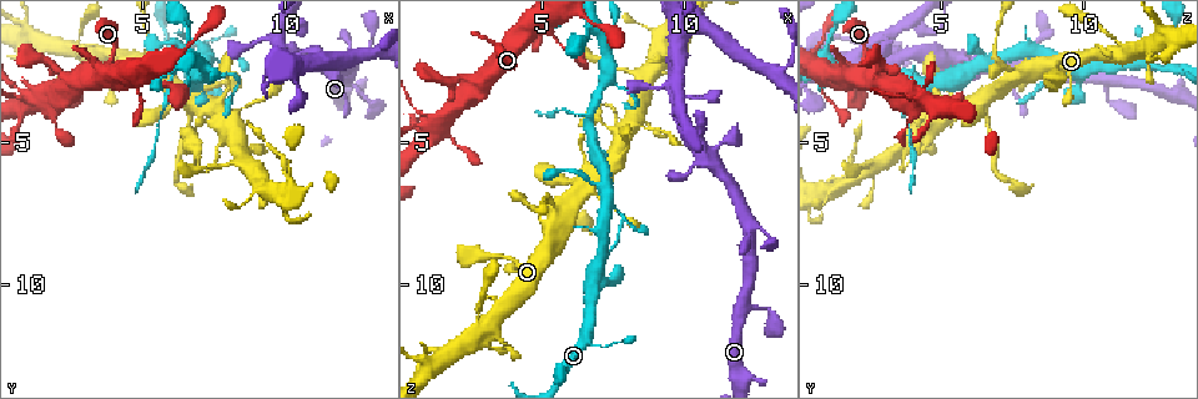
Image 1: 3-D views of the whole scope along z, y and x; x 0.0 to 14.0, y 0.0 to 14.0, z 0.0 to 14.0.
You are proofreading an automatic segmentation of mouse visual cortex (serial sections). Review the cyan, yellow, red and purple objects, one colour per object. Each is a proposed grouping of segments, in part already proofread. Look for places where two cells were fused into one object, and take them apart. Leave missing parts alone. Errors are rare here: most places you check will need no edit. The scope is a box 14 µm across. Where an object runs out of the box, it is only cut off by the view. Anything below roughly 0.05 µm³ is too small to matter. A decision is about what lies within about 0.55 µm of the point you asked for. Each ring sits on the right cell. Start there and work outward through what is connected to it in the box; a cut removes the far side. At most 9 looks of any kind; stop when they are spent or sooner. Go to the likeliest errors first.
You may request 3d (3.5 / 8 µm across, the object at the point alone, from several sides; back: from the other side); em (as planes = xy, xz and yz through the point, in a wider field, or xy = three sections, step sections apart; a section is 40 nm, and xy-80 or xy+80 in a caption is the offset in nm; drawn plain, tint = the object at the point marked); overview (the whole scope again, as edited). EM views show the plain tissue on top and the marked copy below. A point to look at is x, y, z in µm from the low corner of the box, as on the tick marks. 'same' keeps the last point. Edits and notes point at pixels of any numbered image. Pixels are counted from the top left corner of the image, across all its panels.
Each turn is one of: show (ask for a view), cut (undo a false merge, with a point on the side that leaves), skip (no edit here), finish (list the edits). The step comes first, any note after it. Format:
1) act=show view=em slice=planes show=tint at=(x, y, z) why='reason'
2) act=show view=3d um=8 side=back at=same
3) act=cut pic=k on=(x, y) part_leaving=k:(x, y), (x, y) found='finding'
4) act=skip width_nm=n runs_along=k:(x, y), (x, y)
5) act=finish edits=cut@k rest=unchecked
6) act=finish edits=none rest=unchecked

act=show view=3d um=8 at=(5.0, 2.8, 0.9) why='a narrow waist'

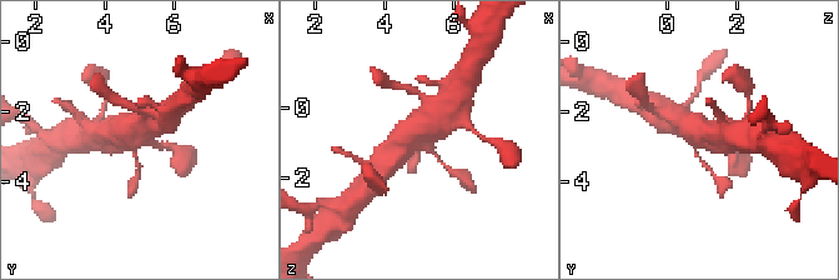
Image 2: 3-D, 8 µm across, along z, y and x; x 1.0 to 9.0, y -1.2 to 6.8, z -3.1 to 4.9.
act=show view=em slice=xy step=3 show=tint at=(5.0, 2.8, 0.9) why='now the EM'

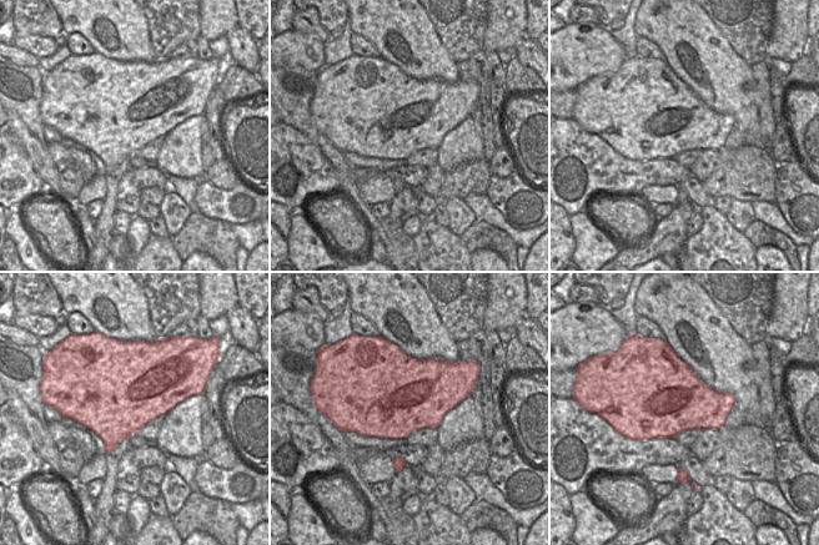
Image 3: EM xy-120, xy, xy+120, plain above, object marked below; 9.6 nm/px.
act=skip runs_along=2:(385, 165), (426, 125), (440, 121) found='one cell here'

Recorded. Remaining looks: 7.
act=show view=3d um=3.5 at=(6.7, 2.7, 4.0) why='three arms meet'

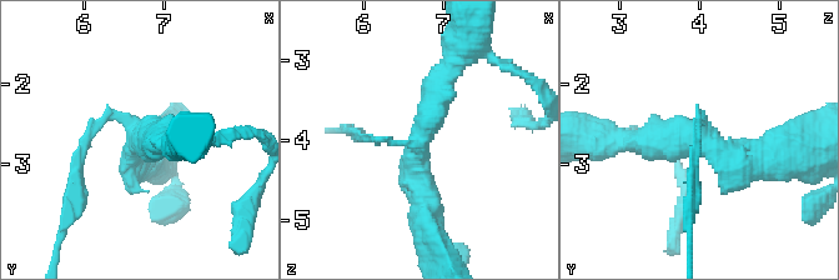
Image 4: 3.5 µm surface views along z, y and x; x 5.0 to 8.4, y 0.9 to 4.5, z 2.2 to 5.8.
act=show view=em slice=xy step=1 show=tint at=(6.70, 2.70, 4.05) arms=3 arm_widths_nm=100,350,400 why='need the tissue'

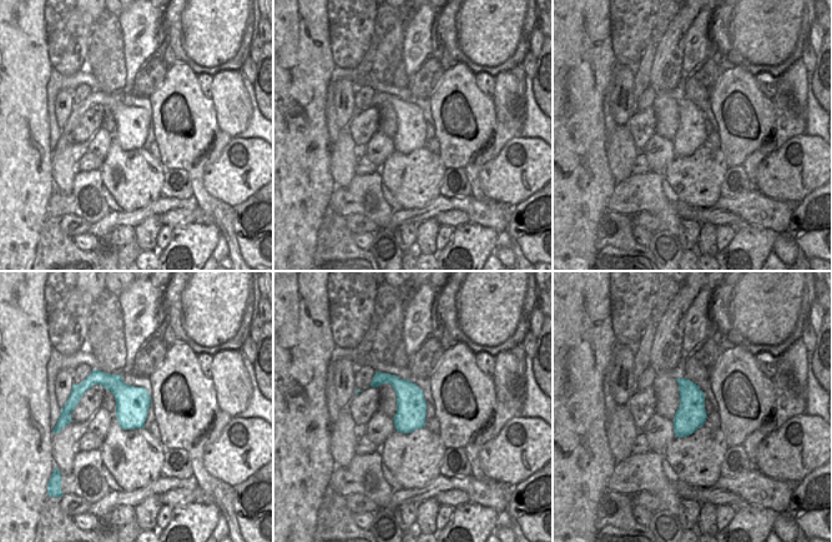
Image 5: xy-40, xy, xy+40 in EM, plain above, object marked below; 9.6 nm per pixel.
act=skip runs_along=4:(426, 218), (415, 150), (450, 68) found='continuous, no second cell'

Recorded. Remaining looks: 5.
act=show view=3d um=3.5 at=(5.4, 2.2, 7.2) why='calibre changes'

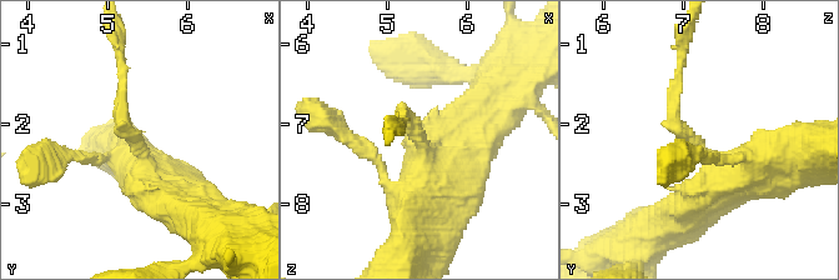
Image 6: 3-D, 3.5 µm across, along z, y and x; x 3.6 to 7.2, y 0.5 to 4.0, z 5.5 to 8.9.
act=show view=em slice=xy step=5 show=tint at=(5.35, 2.25, 7.15) arm_widths_nm=150,600 why='shape alone is not enough'

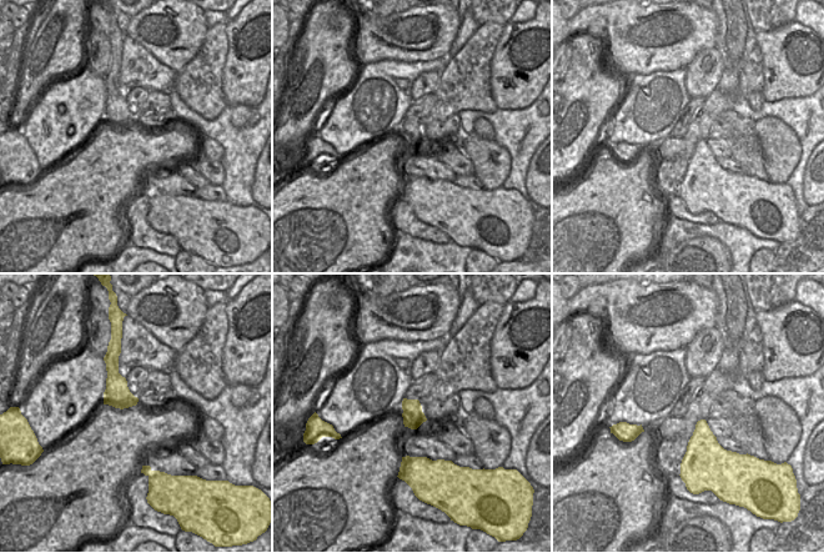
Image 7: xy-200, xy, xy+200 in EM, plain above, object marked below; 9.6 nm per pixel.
act=skip runs_along=6:(758, 176), (719, 169), (674, 123), (678, 69) found='one cell here'

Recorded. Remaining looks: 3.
act=show view=3d um=3.5 at=(7.5, 5.2, 4.3) why='sudden change in width'

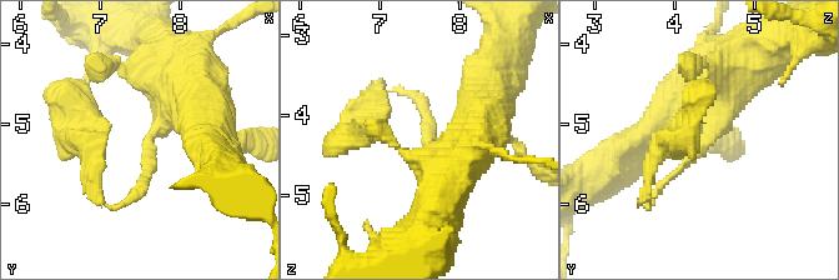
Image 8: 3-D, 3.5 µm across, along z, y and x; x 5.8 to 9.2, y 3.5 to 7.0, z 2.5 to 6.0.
act=show view=em slice=xy step=5 show=tint at=(7.60, 5.25, 4.40) arm_widths_nm=100,700 why='shape alone is not enough'

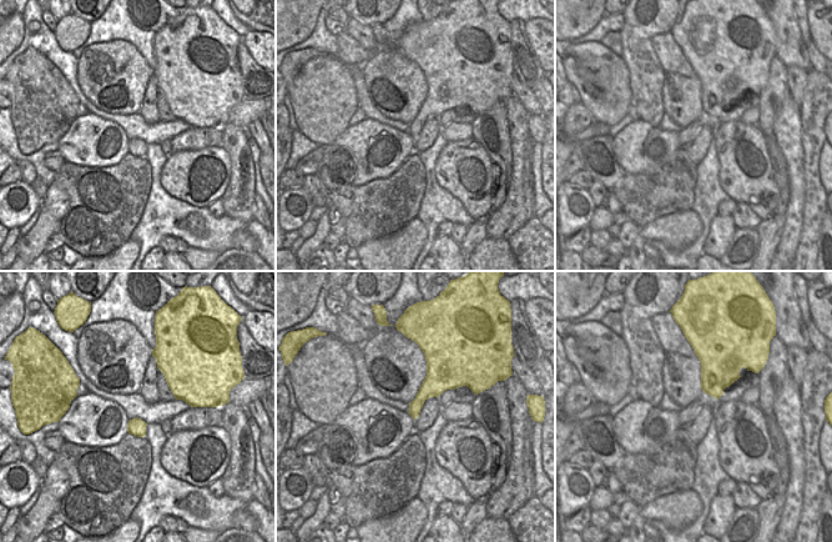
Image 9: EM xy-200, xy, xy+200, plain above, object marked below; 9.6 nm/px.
act=show view=em slice=planes show=tint at=same

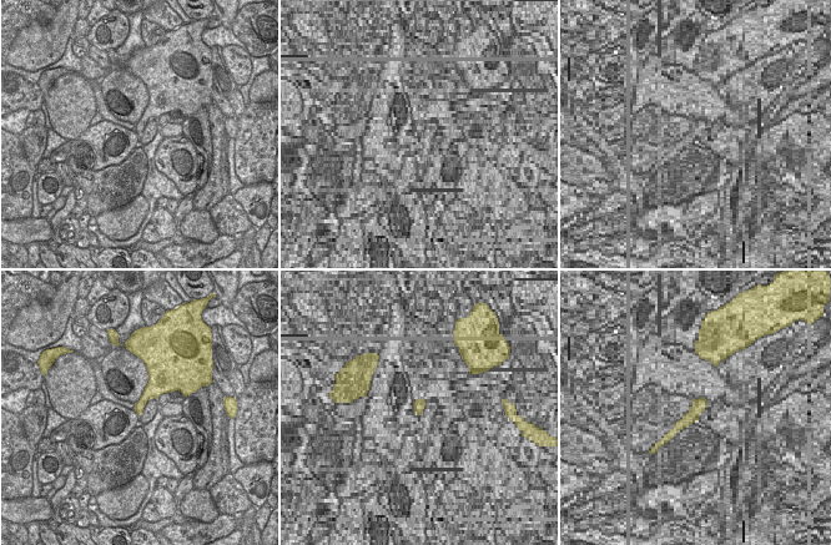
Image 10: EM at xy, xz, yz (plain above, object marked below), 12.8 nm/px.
act=skip width_nm=160 runs_along=8:(728, 75), (706, 144), (654, 198) found='all the same cell'

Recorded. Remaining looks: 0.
act=finish edits=none rest=unchecked

